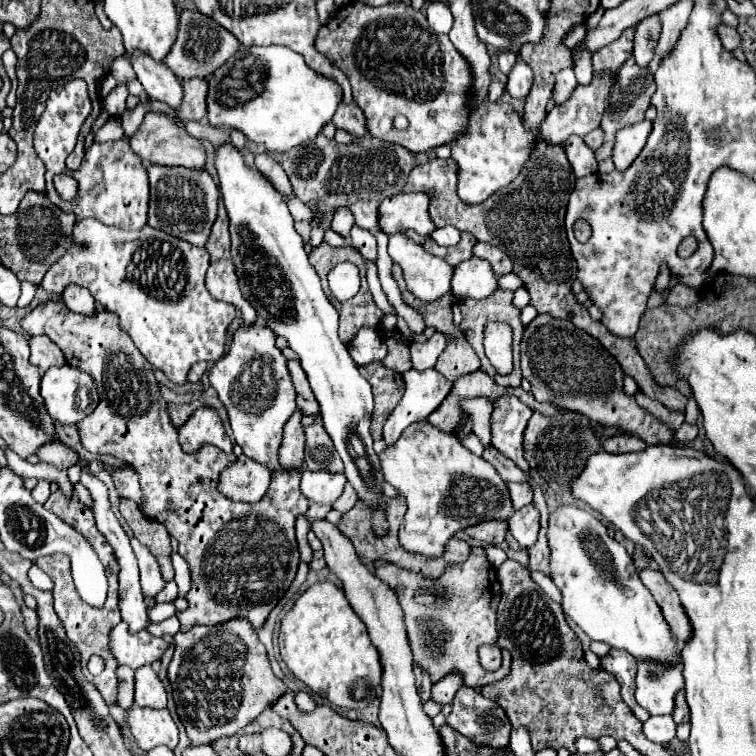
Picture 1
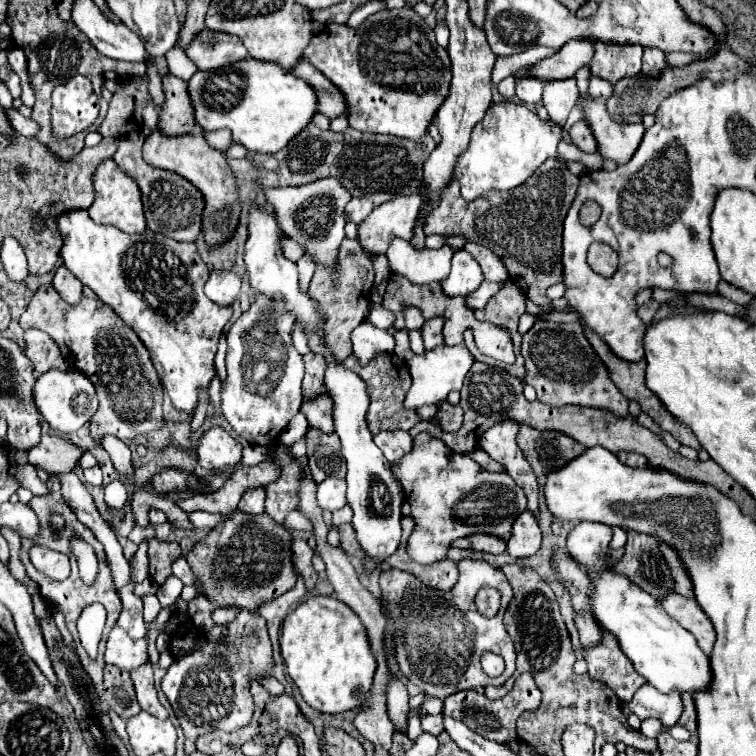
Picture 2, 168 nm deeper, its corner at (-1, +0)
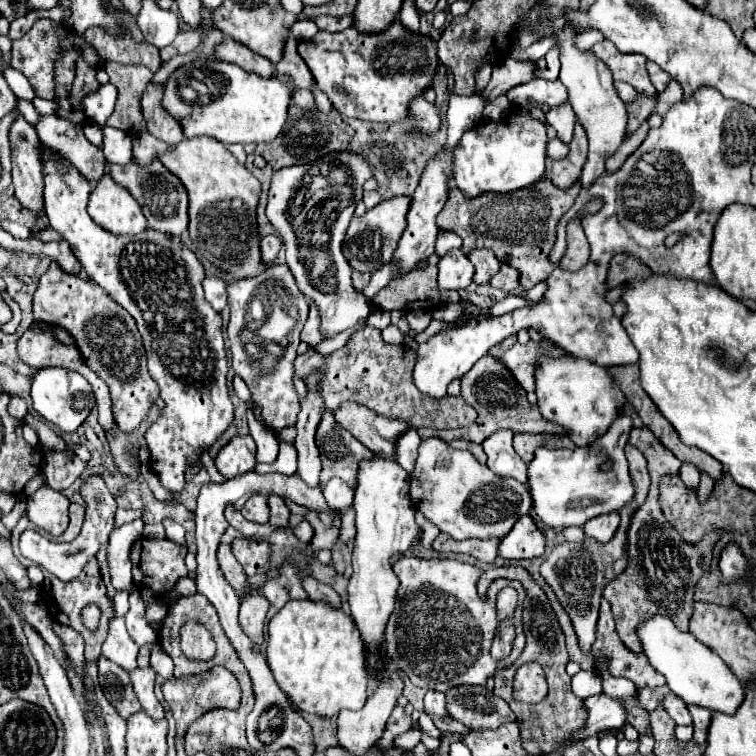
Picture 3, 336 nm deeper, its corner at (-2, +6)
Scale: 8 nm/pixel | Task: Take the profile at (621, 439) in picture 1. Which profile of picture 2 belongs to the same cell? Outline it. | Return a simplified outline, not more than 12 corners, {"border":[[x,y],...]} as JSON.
{"border":[[636,452],[616,454],[628,466],[646,466],[646,456]]}

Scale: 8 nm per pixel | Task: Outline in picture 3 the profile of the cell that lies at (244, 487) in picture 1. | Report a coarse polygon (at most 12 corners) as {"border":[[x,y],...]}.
{"border":[[265,496],[249,498],[241,512],[245,520],[267,524]]}

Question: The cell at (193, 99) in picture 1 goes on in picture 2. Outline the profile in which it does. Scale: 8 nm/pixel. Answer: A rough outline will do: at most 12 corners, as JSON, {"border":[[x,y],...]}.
{"border":[[172,74],[158,116],[168,136],[196,132],[188,82]]}

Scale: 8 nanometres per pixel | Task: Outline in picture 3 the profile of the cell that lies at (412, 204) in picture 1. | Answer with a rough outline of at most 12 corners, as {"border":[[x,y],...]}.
{"border":[[409,198],[383,200],[353,216],[343,256],[377,272],[405,230]]}

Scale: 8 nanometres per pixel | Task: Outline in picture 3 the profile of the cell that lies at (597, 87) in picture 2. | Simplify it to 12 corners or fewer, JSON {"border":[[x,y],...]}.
{"border":[[617,82],[617,94],[625,104],[637,100],[637,90]]}

